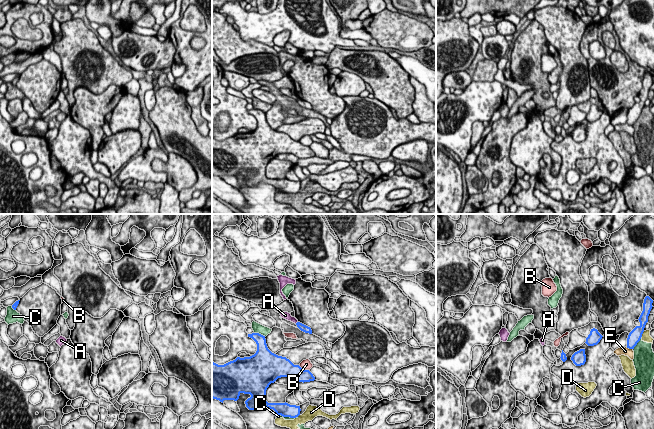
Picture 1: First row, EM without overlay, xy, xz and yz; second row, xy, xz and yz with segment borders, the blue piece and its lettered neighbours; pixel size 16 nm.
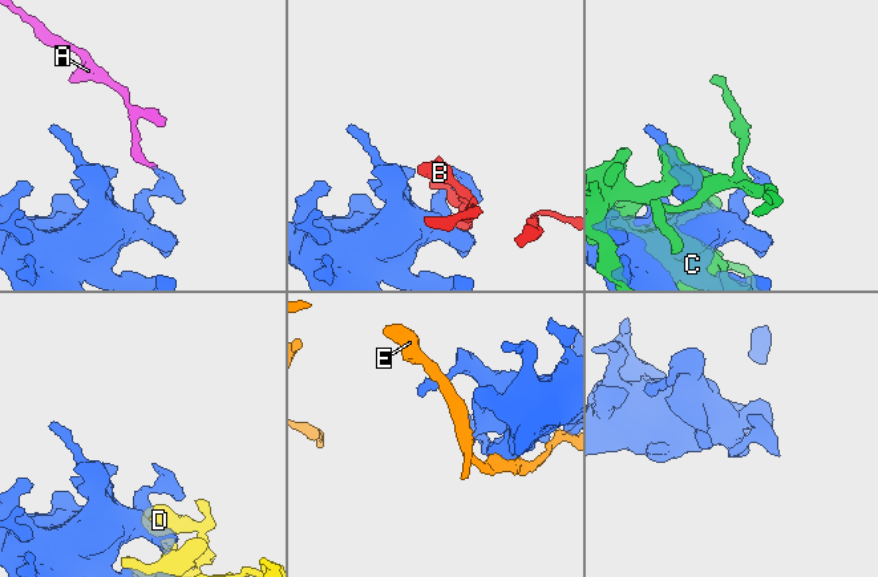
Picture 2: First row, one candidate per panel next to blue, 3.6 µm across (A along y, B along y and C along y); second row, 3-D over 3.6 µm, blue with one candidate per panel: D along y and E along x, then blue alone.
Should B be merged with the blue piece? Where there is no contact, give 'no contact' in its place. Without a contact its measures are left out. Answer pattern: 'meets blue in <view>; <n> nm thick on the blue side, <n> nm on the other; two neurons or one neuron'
meets blue in xz; 260 nm thick on the blue side, 160 nm on the other; two neurons

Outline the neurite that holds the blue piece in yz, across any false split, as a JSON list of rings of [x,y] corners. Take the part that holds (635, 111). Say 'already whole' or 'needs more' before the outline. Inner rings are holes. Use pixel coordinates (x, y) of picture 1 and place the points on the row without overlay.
already whole; [[[646,72],[643,79],[643,87],[638,95],[640,98],[640,101],[636,102],[629,109],[628,114],[627,114],[627,124],[634,125],[634,123],[640,117],[642,110],[644,108],[645,101],[648,98],[648,92],[653,83],[652,79],[653,79],[653,76],[649,72]]]

